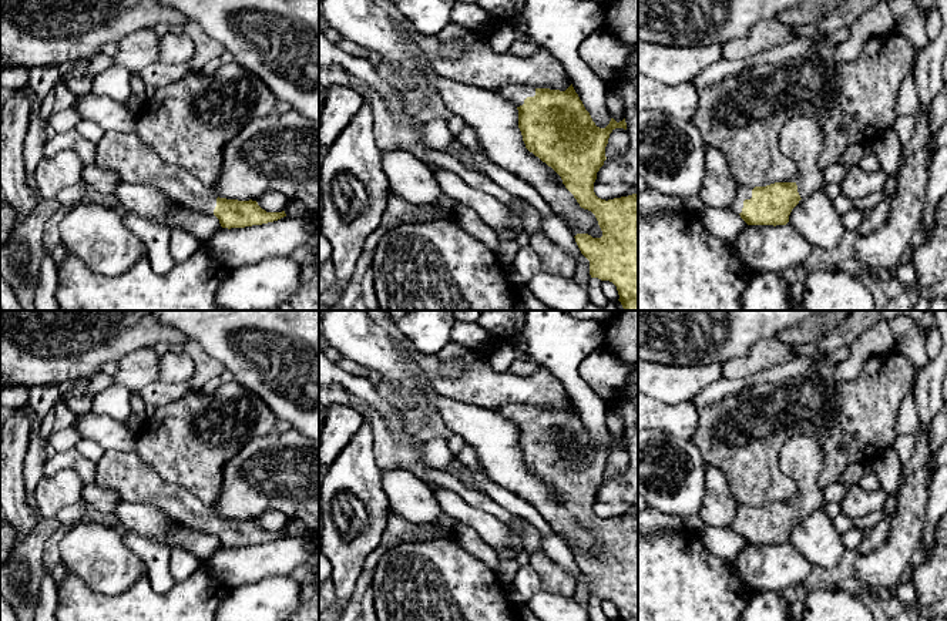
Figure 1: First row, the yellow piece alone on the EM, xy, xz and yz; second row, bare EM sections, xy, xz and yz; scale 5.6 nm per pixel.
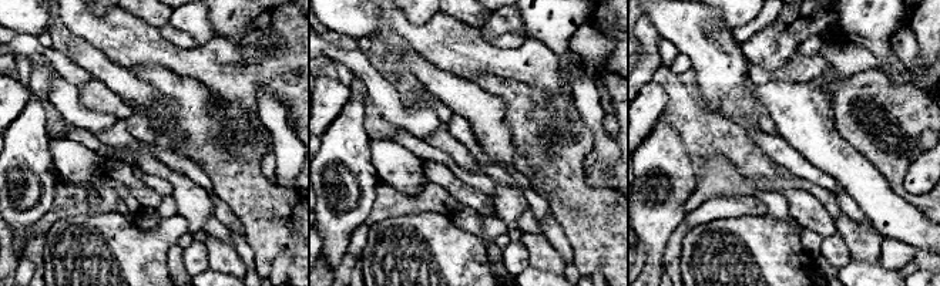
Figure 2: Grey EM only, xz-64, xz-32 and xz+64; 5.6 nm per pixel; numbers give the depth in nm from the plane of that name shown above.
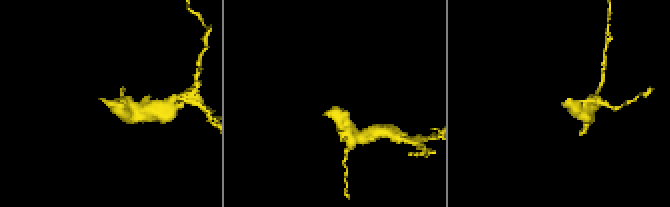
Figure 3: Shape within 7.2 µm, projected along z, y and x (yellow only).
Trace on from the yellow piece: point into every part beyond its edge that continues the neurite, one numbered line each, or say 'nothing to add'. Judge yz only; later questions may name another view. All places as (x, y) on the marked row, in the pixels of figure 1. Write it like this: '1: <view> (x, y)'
1: yz (744, 192)

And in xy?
1: xy (124, 153)

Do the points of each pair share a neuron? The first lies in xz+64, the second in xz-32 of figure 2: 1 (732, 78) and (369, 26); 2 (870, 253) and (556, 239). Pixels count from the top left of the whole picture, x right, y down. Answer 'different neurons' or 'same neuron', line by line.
1: same neuron
2: different neurons

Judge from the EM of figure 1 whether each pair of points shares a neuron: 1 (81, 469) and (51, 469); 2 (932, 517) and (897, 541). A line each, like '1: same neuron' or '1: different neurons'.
1: same neuron
2: different neurons

